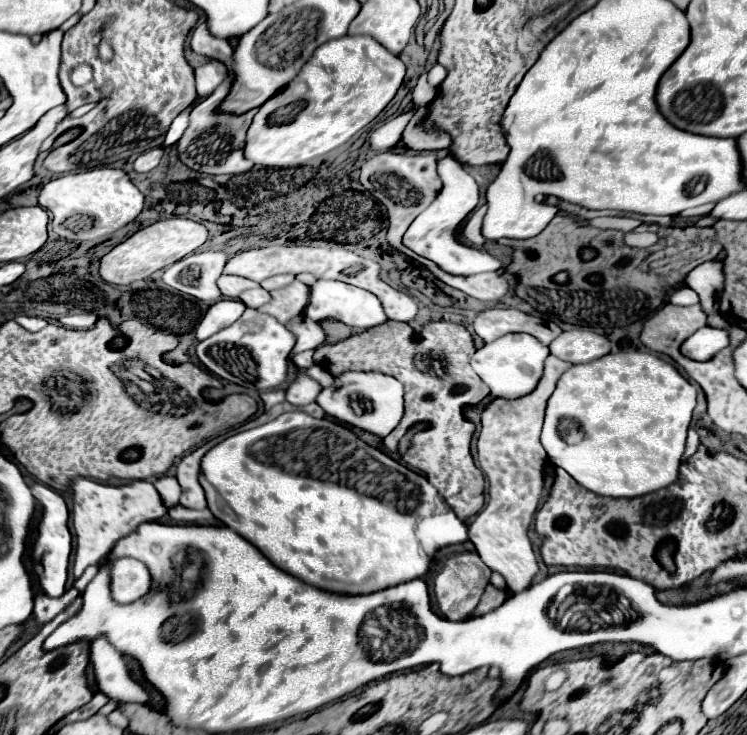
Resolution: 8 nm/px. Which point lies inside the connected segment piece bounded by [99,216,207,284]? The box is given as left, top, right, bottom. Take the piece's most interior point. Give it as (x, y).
(157, 246)

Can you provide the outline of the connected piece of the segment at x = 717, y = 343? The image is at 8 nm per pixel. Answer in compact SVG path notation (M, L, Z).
M699 328L681 344L681 354L691 360L709 360L729 344L729 336L723 330Z

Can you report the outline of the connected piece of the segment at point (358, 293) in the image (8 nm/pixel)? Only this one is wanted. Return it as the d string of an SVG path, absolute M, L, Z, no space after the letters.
M317 280L311 286L311 298L309 298L305 316L309 316L311 320L317 320L317 322L335 320L335 322L341 322L355 330L367 330L367 328L383 324L387 320L381 304L375 296L371 296L367 290L359 290L355 286L349 286L349 284L337 282L337 280Z

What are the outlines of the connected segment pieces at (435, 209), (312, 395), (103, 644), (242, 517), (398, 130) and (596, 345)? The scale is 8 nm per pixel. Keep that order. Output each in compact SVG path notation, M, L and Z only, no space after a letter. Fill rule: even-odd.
M445 156L437 162L437 174L439 174L439 180L443 182L443 188L437 194L437 198L431 202L431 206L425 208L411 222L409 230L403 236L403 244L415 254L433 260L441 270L451 274L477 274L477 272L499 270L501 262L495 256L491 256L489 252L483 252L481 248L465 244L459 238L459 226L475 210L479 202L477 182L463 170L463 166L453 156Z
M297 368L297 380L289 386L287 400L295 406L305 406L317 398L319 390L321 390L321 386L315 380L307 378L303 374L303 368Z
M103 634L91 644L91 662L95 666L95 678L101 692L105 692L111 700L149 704L147 692L131 680L123 656Z
M305 412L281 414L279 418L263 424L263 426L233 434L229 438L225 438L223 442L219 442L217 446L213 446L201 460L201 486L205 488L209 508L217 520L221 520L225 526L239 532L243 538L247 538L273 564L277 564L277 568L289 572L291 576L295 576L295 578L299 578L311 586L317 586L321 590L335 592L335 594L373 594L373 592L379 592L383 588L391 588L391 586L421 578L423 574L427 574L429 564L441 546L459 544L459 542L469 540L465 522L461 522L455 516L455 512L449 508L449 504L439 496L439 492L429 484L429 480L425 476L409 470L407 466L395 462L391 456L383 454L381 450L365 444L343 424L329 420L329 418L313 418ZM395 490L399 490L399 508L395 506Z
M413 104L407 112L399 114L397 118L385 122L381 128L377 128L373 134L371 134L371 148L373 150L391 150L397 146L397 142L401 140L405 128L407 128L407 122L411 122L411 118L415 116L415 112L419 110L421 106L419 104Z
M577 328L563 332L559 338L555 338L555 342L549 344L549 350L561 360L567 360L571 364L583 364L609 354L611 342L601 334Z

